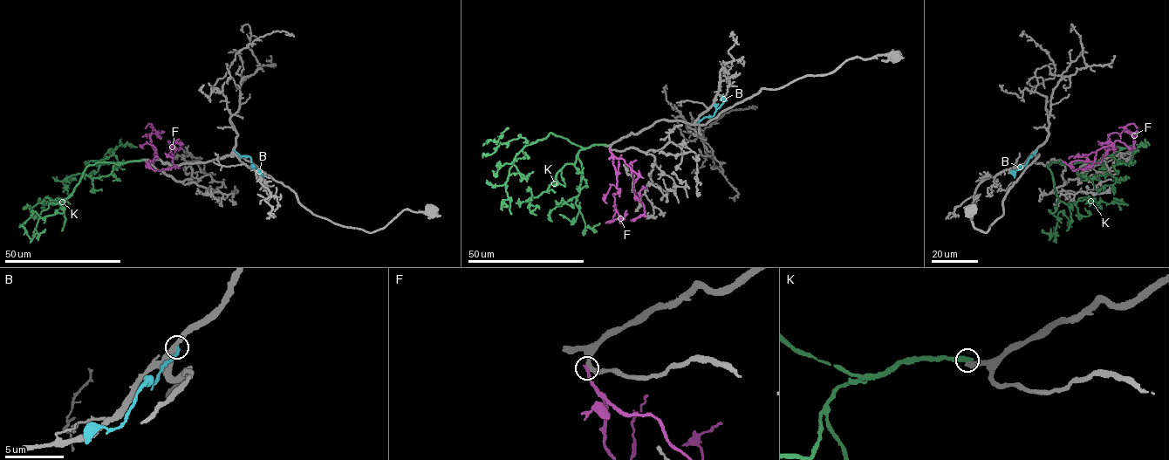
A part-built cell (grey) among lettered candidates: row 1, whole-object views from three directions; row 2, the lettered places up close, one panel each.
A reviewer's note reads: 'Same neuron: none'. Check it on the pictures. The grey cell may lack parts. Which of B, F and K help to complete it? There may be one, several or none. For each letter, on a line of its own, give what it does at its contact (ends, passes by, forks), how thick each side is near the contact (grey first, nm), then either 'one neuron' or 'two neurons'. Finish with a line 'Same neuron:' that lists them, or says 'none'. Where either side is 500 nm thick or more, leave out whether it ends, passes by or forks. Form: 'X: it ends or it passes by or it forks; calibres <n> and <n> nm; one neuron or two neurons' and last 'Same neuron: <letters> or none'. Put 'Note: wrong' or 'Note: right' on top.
Note: right
B: it ends; calibres 440 and 240 nm; two neurons
F: it ends; calibres 280 and 320 nm; two neurons
K: calibres 550 and 420 nm; two neurons
Same neuron: none

